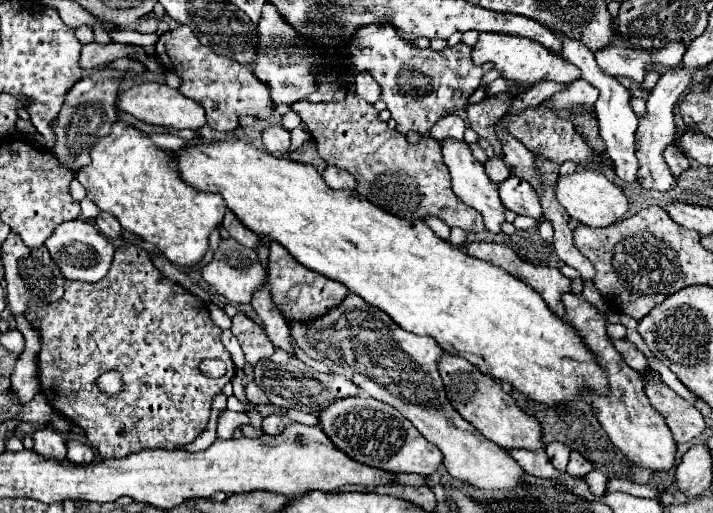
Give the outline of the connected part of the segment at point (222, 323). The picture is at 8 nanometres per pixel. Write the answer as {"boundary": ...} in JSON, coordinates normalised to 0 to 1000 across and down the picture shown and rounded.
{"boundary":[[[295,593],[292,596],[292,604],[295,604],[295,616],[297,616],[297,624],[311,639],[311,643],[317,643],[317,639],[323,639],[323,620],[314,612],[314,604],[311,600],[306,600],[303,593]]]}

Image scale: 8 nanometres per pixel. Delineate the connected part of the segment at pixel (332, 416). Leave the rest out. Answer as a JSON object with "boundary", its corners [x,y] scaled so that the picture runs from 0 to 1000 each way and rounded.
{"boundary":[[[502,772],[468,780],[463,795],[452,795],[452,803],[446,803],[446,819],[449,819],[446,830],[457,842],[457,850],[463,850],[466,865],[474,877],[485,881],[485,889],[491,889],[494,897],[502,897],[505,904],[541,916],[550,924],[578,920],[600,928],[620,901],[617,877],[609,865],[603,865],[581,834],[581,827],[575,827],[575,819],[569,819],[558,799],[533,780]]]}

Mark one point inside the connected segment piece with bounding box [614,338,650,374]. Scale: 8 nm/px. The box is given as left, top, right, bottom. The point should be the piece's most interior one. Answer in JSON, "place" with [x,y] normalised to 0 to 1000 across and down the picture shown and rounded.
{"place":[886,694]}

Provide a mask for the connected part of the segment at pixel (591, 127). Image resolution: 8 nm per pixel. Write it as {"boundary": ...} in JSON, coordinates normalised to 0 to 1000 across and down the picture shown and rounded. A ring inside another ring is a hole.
{"boundary":[[[813,152],[788,172],[788,179],[780,179],[774,191],[763,195],[763,203],[769,214],[777,214],[780,226],[794,226],[805,246],[811,246],[816,269],[836,300],[847,300],[850,281],[839,261],[839,238],[830,222],[836,195],[839,175]]]}

